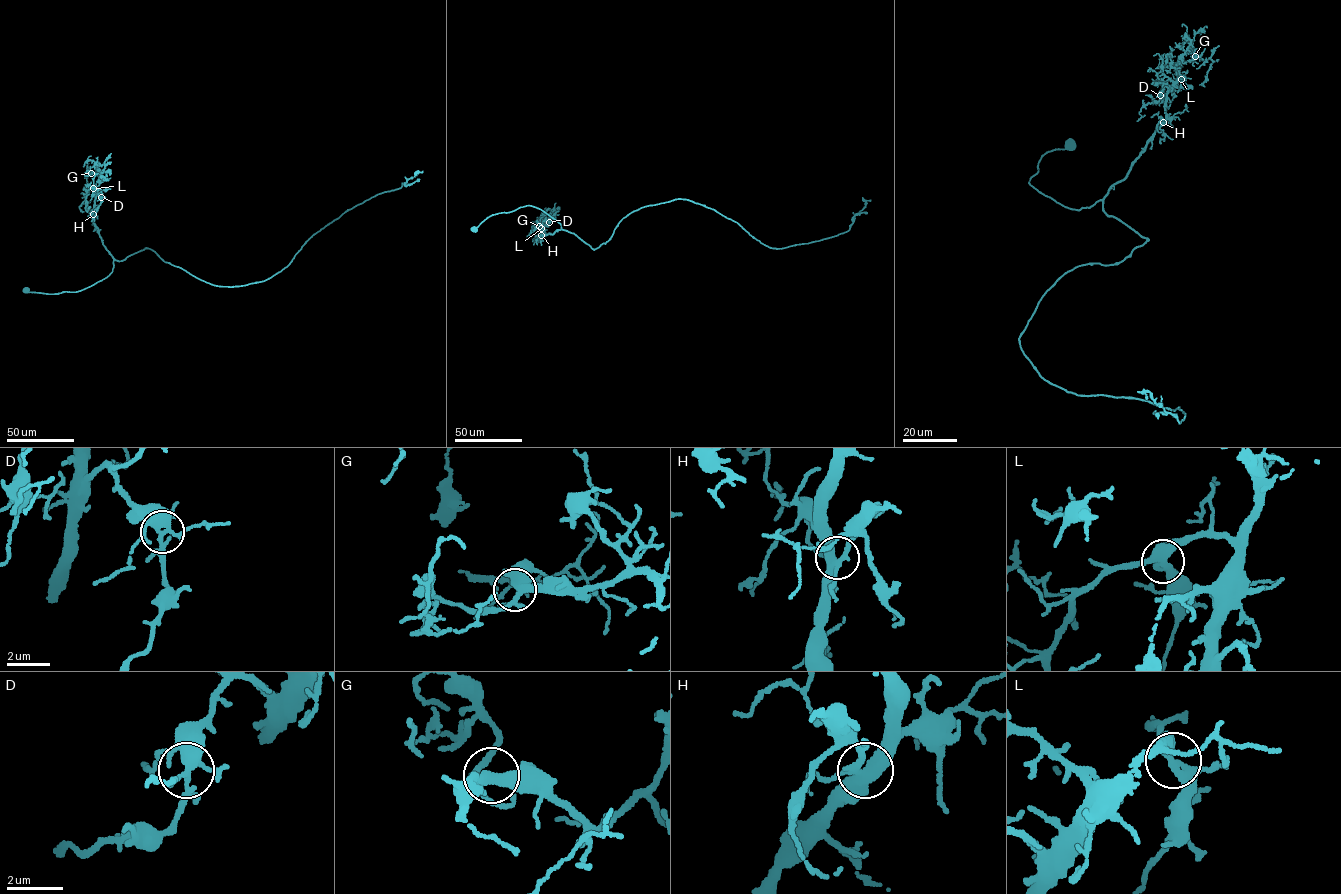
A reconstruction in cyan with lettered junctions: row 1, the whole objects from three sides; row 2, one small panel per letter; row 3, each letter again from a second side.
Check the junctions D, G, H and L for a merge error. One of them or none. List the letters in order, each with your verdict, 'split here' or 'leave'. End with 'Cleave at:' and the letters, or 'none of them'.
D: leave
G: leave
H: leave
L: leave
Cleave at: none of them

